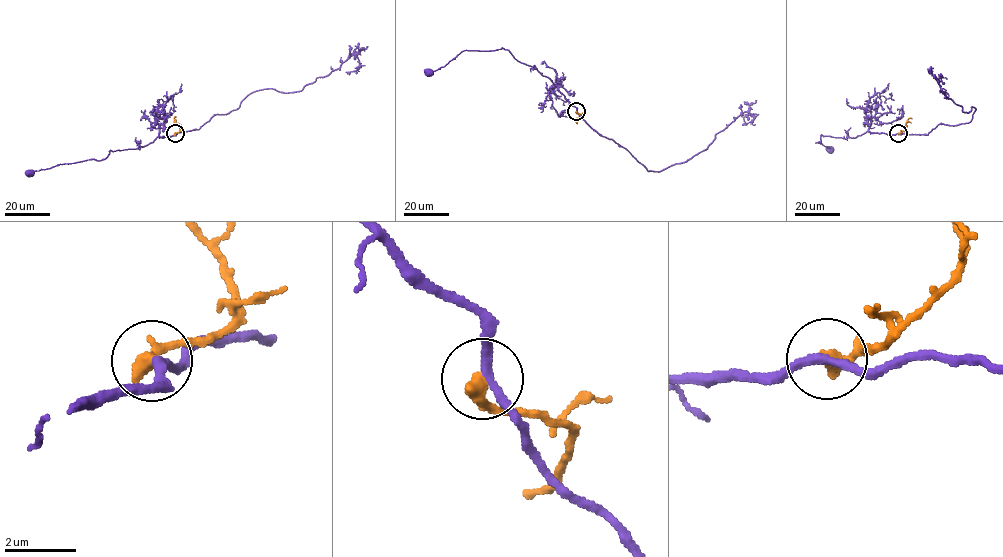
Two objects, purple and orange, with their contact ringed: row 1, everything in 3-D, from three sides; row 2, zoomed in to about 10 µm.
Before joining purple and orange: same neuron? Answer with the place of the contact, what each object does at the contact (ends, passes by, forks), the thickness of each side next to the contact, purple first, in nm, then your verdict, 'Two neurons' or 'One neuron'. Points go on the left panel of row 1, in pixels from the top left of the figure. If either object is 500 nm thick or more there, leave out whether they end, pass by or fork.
Place: (175, 133). At the ring purple passes by. At the ring orange ends. Thickness 240 nm (purple) against 440 nm. Two neurons

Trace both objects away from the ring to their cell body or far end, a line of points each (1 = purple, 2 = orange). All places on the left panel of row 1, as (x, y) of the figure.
1: (175, 134), (157, 136), (139, 149), (109, 151), (106, 157), (98, 161), (59, 164), (31, 173)
2: (175, 134), (180, 130), (176, 117)

